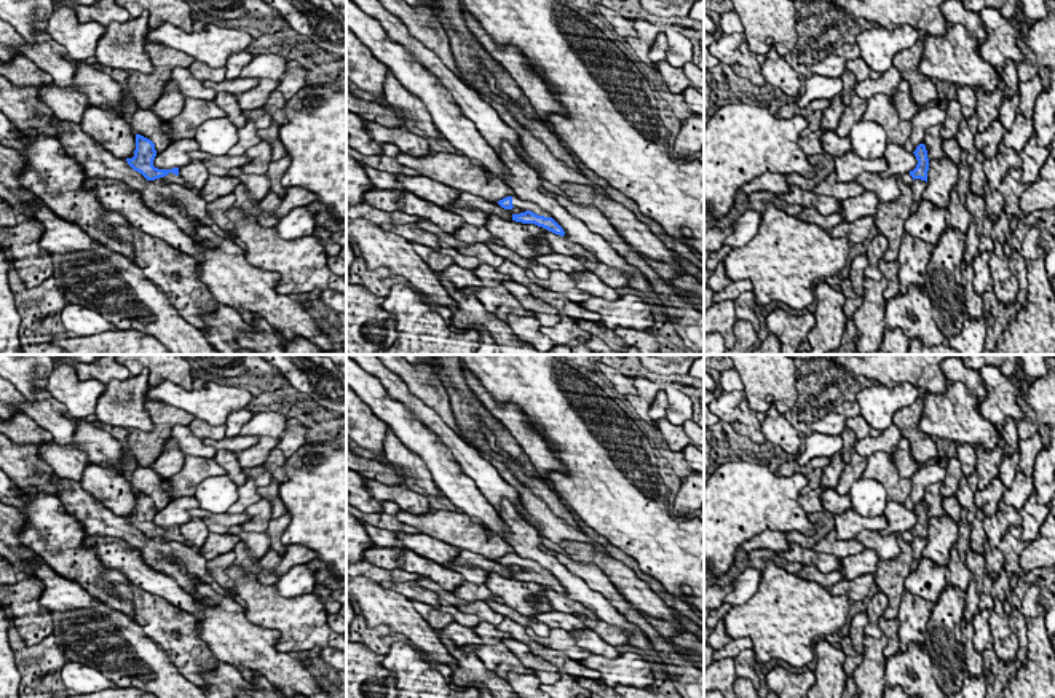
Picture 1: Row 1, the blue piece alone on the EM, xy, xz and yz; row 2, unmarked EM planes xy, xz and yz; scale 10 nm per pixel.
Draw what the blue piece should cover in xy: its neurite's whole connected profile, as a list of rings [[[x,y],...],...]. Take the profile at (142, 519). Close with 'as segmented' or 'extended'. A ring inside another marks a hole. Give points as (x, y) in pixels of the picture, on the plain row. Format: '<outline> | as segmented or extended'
[[[136,492],[136,508],[132,516],[126,516],[128,522],[140,530],[147,538],[163,537],[166,540],[174,540],[179,543],[185,543],[184,537],[179,533],[179,525],[172,527],[158,527],[153,524],[153,518],[156,514],[155,502]]] | extended

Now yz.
[[[919,502],[913,511],[918,518],[916,525],[910,530],[902,532],[902,540],[908,545],[913,541],[915,537],[921,537],[927,540],[929,516],[927,516],[926,503]]] | extended

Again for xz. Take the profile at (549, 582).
[[[512,553],[500,557],[498,562],[504,567],[512,567],[514,564],[520,565],[520,572],[512,572],[512,578],[516,580],[535,581],[555,593],[565,593],[563,586],[551,575],[551,572],[531,559],[524,559],[519,554]]] | extended

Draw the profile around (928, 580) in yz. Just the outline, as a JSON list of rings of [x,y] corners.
[[[921,557],[918,569],[911,570],[905,578],[905,589],[915,596],[935,604],[946,588],[945,569],[937,565],[929,557]]]

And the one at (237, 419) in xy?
[[[247,407],[231,412],[227,418],[227,423],[225,423],[227,438],[239,436],[241,428],[251,422],[252,415],[254,415],[252,410],[249,410]]]

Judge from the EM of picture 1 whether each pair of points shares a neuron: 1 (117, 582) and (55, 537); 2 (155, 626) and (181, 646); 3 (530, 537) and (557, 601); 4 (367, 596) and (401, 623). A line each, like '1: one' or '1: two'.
1: one
2: one
3: two
4: one

